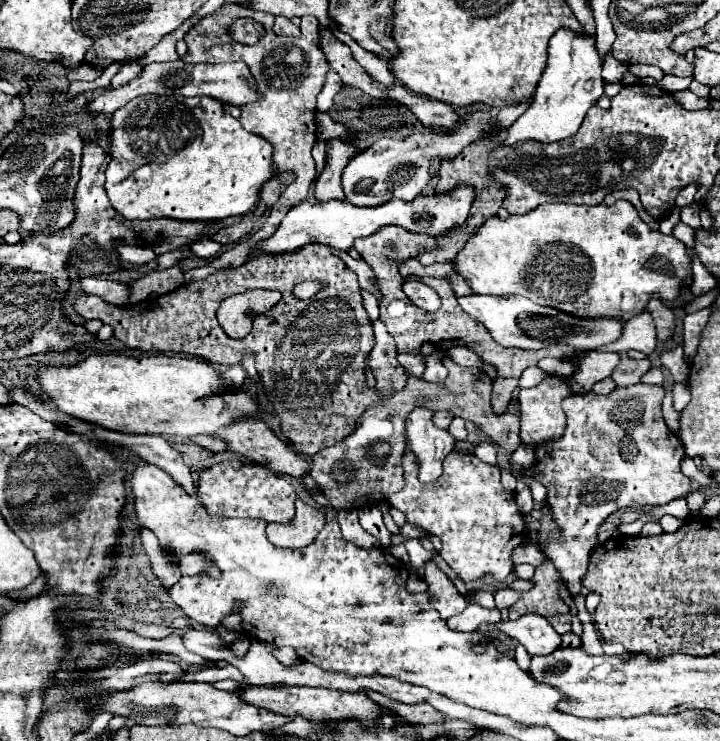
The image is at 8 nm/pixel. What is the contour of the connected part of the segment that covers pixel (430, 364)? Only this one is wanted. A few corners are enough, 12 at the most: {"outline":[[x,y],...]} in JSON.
{"outline":[[438,353],[426,357],[424,379],[432,383],[444,381],[448,369]]}

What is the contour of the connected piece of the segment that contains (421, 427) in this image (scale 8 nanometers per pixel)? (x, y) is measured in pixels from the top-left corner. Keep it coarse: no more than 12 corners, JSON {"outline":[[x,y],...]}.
{"outline":[[426,407],[406,419],[406,445],[420,459],[420,481],[442,475],[456,439]]}

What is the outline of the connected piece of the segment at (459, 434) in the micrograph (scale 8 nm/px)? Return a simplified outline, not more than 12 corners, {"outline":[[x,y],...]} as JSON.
{"outline":[[454,417],[448,431],[458,441],[468,439],[462,417]]}

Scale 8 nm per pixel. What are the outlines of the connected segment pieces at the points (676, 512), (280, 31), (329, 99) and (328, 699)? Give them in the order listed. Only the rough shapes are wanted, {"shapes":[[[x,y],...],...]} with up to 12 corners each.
{"shapes":[[[684,499],[670,501],[668,505],[650,511],[654,517],[670,513],[686,519],[688,509]],[[276,17],[274,33],[300,37],[290,19]],[[334,69],[326,73],[330,85],[318,95],[318,111],[328,111],[334,95],[342,89],[340,75]],[[242,685],[244,703],[308,721],[376,719],[366,691]]]}

